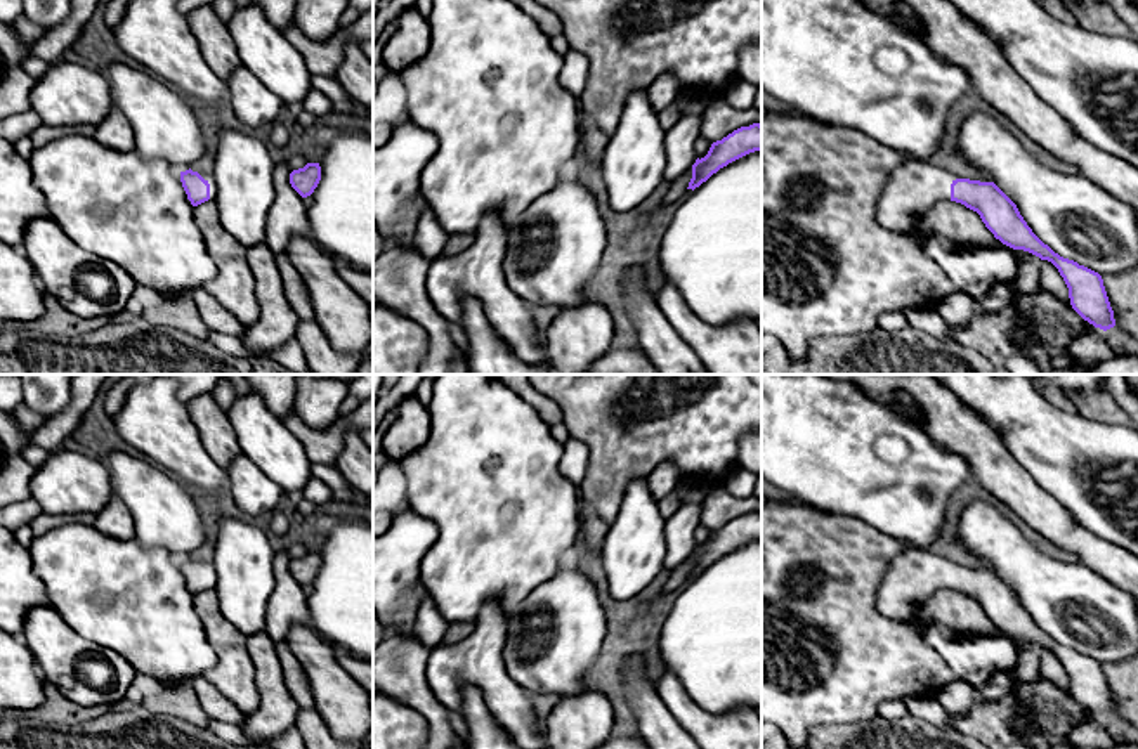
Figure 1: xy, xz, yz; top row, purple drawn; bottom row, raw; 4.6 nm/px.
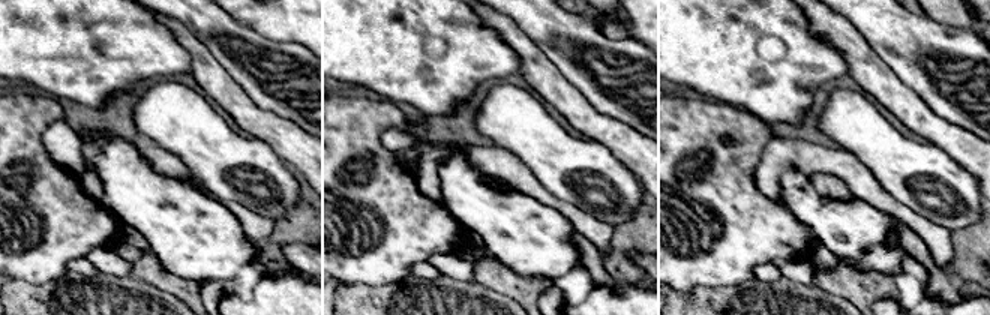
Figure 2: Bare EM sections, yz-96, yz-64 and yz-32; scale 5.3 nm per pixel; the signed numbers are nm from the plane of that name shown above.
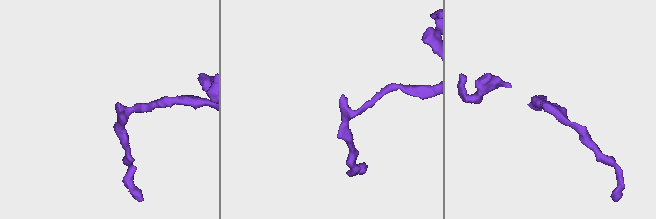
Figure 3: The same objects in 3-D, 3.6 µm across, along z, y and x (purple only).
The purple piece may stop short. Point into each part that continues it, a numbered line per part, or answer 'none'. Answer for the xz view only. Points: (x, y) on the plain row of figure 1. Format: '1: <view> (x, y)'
none

